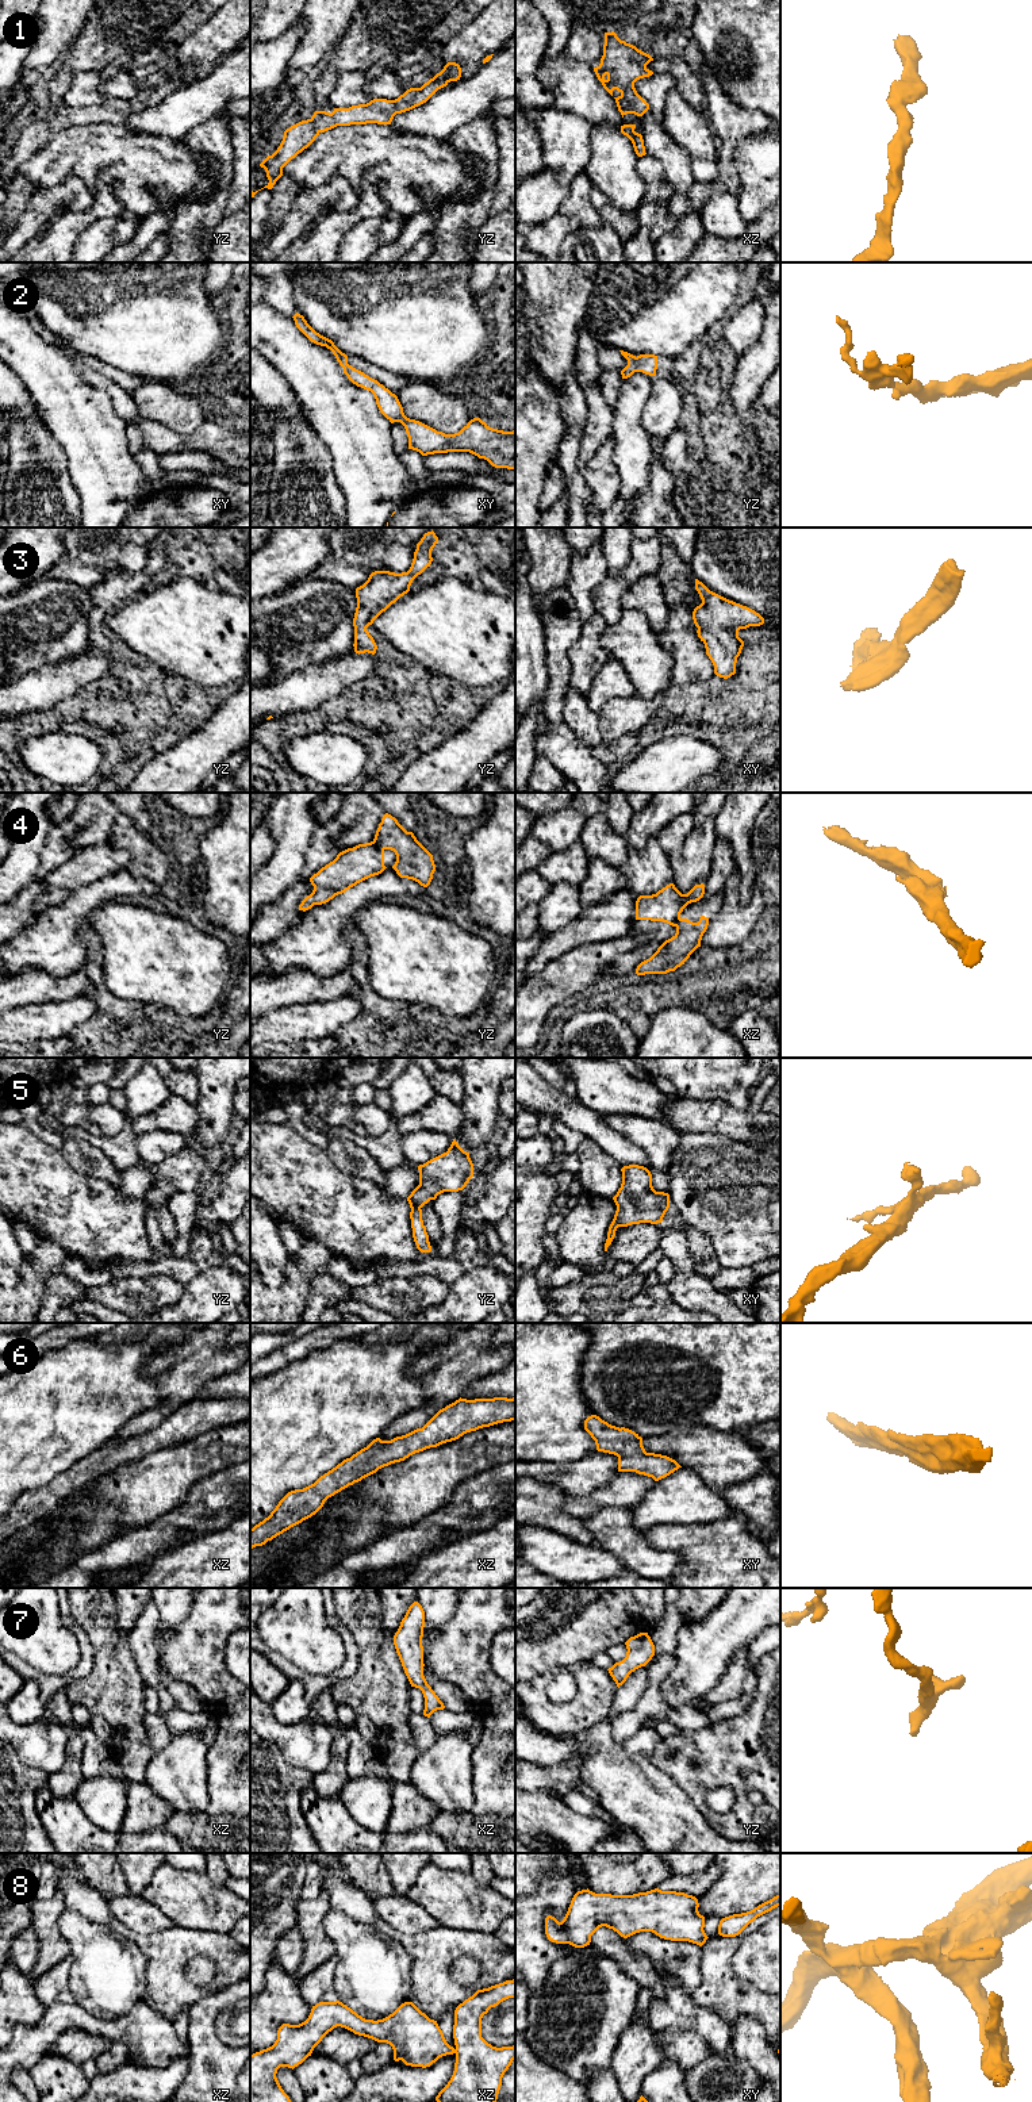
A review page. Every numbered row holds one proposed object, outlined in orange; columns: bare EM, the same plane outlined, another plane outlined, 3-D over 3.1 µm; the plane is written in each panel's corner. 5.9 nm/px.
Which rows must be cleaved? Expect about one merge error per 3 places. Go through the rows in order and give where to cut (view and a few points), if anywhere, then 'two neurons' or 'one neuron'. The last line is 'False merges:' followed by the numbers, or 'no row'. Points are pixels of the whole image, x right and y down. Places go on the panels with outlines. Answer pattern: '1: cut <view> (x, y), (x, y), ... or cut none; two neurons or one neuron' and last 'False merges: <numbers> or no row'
1: cut none; one neuron
2: cut none; one neuron
3: cut none; one neuron
4: cut yz (373, 840), (383, 850); two neurons
5: cut none; one neuron
6: cut none; one neuron
7: cut none; one neuron
8: cut none; one neuron
False merges: 4

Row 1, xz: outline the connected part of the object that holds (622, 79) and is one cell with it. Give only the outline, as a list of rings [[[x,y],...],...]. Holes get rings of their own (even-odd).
[[[614,31],[605,32],[603,55],[594,68],[603,88],[613,96],[617,89],[621,95],[615,99],[622,118],[626,114],[642,116],[649,104],[637,93],[634,83],[653,74],[647,65],[653,58],[636,46],[621,41]]]

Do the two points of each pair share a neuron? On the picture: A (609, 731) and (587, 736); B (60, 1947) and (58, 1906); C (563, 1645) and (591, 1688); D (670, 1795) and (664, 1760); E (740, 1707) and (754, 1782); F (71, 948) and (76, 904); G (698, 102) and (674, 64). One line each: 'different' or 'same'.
A: different
B: same
C: different
D: different
E: different
F: same
G: same

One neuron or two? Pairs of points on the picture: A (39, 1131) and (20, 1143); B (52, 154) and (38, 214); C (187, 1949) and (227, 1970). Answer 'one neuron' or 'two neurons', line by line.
A: two neurons
B: two neurons
C: one neuron

